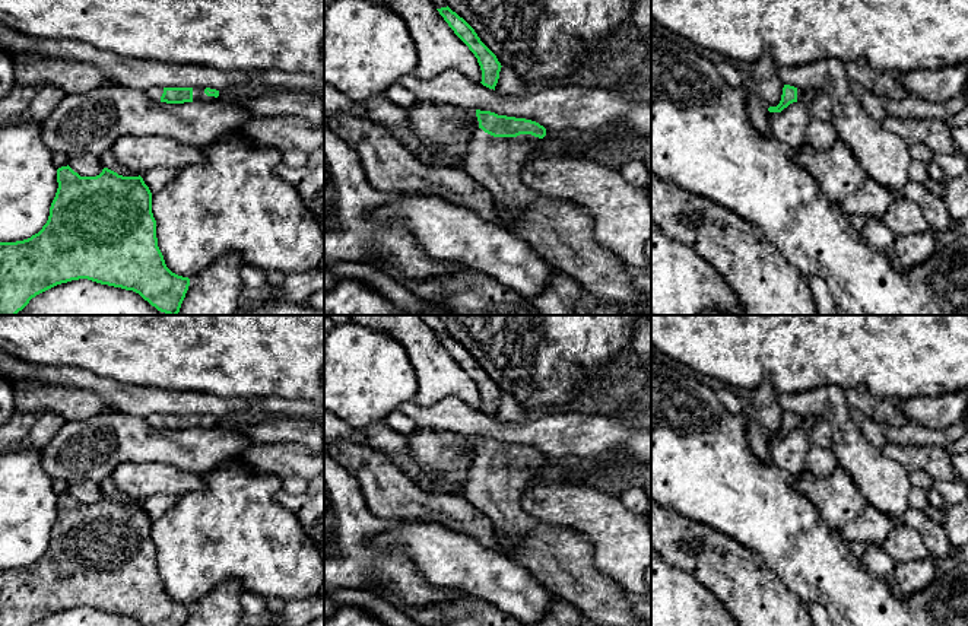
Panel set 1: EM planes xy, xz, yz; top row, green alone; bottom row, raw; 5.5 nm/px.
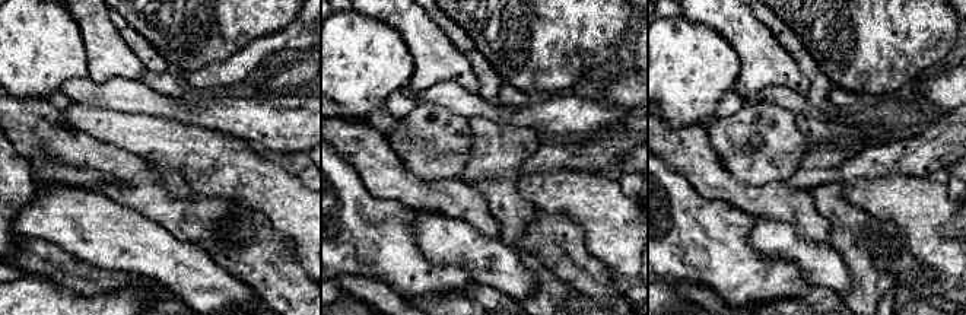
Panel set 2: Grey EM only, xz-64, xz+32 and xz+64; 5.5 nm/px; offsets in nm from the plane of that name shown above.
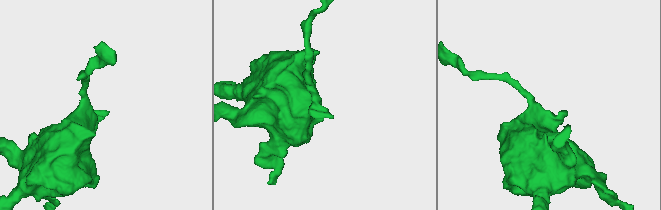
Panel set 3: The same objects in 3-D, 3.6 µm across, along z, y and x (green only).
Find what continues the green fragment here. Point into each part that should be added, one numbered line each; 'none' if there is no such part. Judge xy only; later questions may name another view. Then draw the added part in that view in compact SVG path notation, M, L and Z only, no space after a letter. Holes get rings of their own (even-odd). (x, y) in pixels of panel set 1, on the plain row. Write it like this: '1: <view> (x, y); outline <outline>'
1: xy (199, 422); outline M193 414L193 429L210 429L213 426L218 426L218 425L207 423L204 420L204 416L201 416L201 414Z

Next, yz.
1: yz (803, 422); outline M797 416L797 429L809 432L813 428L816 419L818 417L815 416Z

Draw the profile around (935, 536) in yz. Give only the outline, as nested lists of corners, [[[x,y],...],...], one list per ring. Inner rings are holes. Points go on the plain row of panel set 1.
[[[908,508],[902,524],[917,530],[933,554],[933,560],[943,560],[955,556],[945,528],[936,522],[926,509]]]

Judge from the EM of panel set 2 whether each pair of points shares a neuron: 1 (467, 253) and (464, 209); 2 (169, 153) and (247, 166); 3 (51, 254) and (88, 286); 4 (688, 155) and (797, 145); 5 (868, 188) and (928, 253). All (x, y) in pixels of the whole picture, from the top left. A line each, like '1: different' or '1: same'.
1: different
2: same
3: same
4: different
5: same

